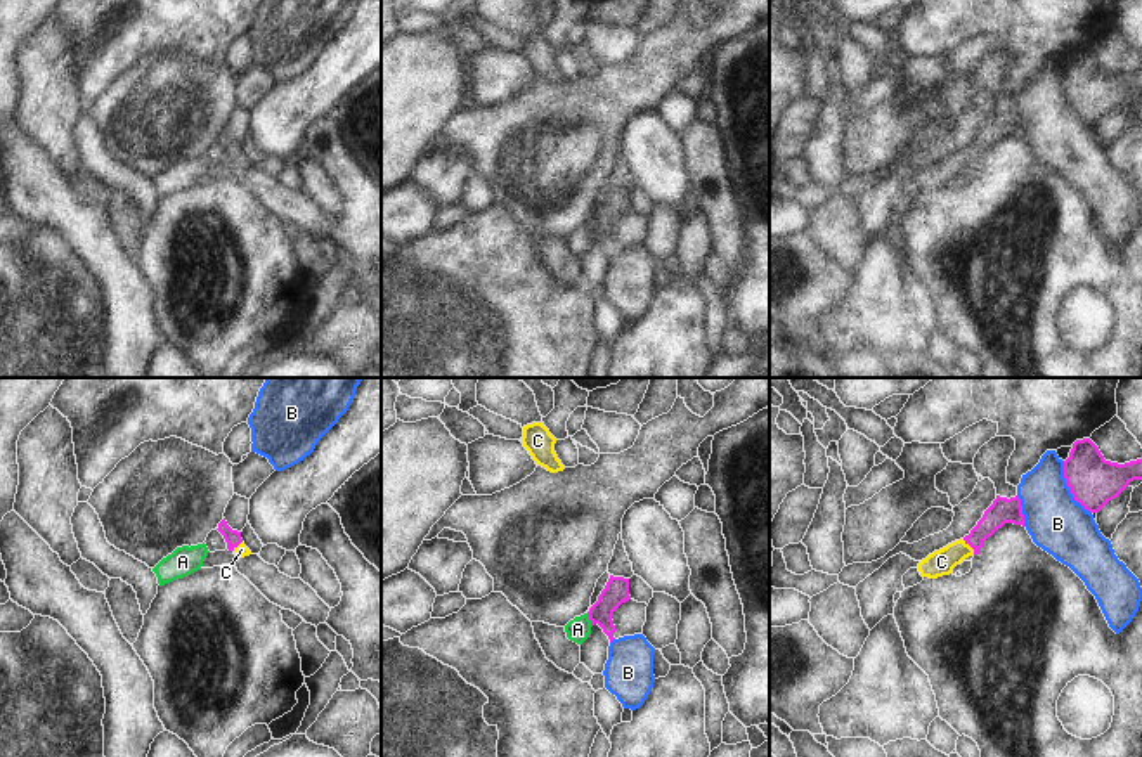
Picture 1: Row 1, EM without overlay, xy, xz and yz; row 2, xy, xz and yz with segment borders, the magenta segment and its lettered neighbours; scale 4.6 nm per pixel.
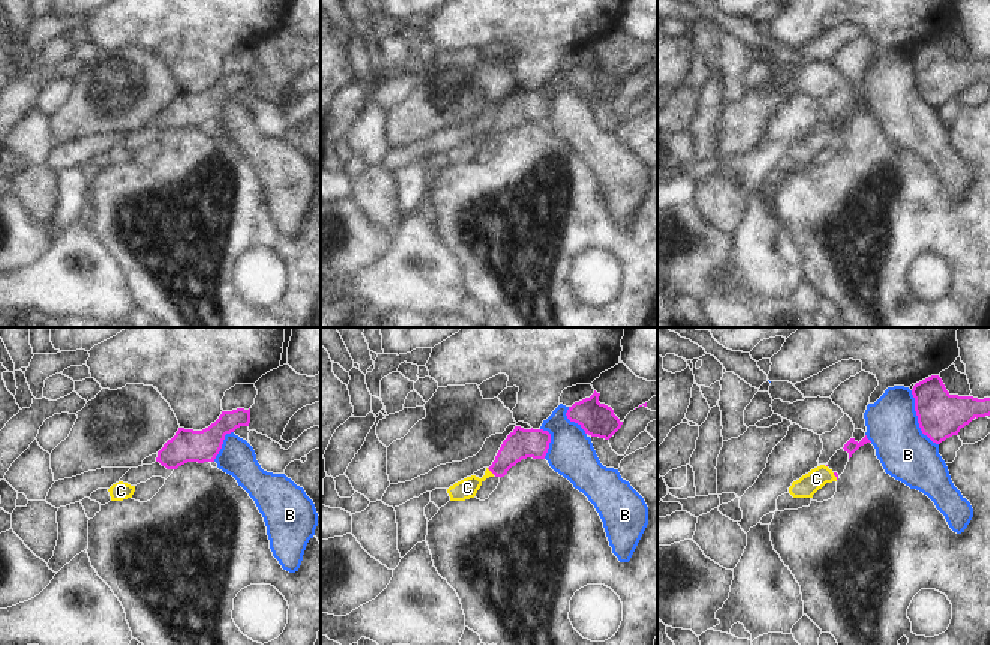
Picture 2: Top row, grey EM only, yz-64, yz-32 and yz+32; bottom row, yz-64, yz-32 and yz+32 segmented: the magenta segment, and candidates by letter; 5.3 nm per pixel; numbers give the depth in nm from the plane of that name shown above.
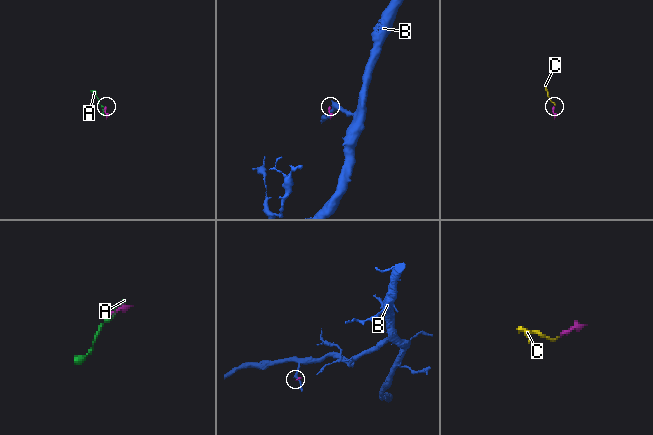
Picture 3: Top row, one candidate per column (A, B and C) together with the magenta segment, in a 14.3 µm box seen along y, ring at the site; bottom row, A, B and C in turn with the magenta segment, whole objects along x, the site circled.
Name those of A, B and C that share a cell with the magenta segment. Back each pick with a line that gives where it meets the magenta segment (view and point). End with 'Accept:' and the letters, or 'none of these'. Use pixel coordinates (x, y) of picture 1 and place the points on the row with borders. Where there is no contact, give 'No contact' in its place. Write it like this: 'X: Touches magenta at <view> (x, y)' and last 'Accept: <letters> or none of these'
C: Touches magenta at yz (969, 544)
Accept: C

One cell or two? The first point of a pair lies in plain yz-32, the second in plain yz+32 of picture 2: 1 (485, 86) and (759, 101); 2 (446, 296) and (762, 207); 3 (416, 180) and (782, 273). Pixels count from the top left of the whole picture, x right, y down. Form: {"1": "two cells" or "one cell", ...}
{"1": "one cell", "2": "one cell", "3": "two cells"}

